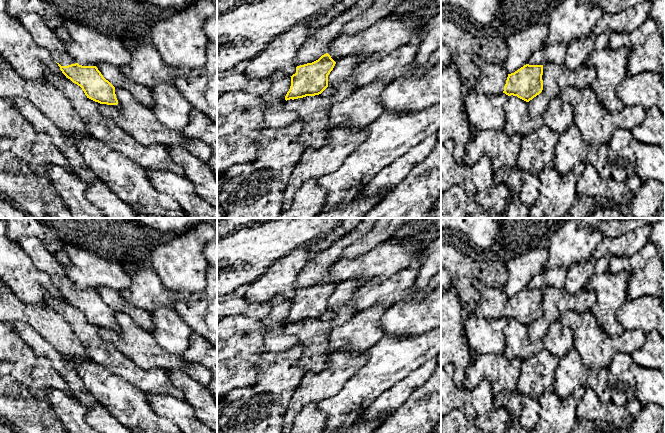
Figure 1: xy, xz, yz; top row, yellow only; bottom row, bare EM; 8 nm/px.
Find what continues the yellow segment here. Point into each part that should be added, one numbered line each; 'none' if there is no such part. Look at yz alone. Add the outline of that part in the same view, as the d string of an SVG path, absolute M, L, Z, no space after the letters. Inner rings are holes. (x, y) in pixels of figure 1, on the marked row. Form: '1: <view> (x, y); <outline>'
1: yz (492, 79); M475 56L475 65L480 69L480 76L471 84L483 94L498 95L503 93L508 77L503 63L493 64L486 62L480 56Z

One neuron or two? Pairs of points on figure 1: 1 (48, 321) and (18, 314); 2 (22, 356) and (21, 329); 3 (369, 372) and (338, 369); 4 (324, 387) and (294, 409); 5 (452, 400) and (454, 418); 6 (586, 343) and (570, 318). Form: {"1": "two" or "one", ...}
{"1": "one", "2": "two", "3": "two", "4": "one", "5": "two", "6": "one"}

